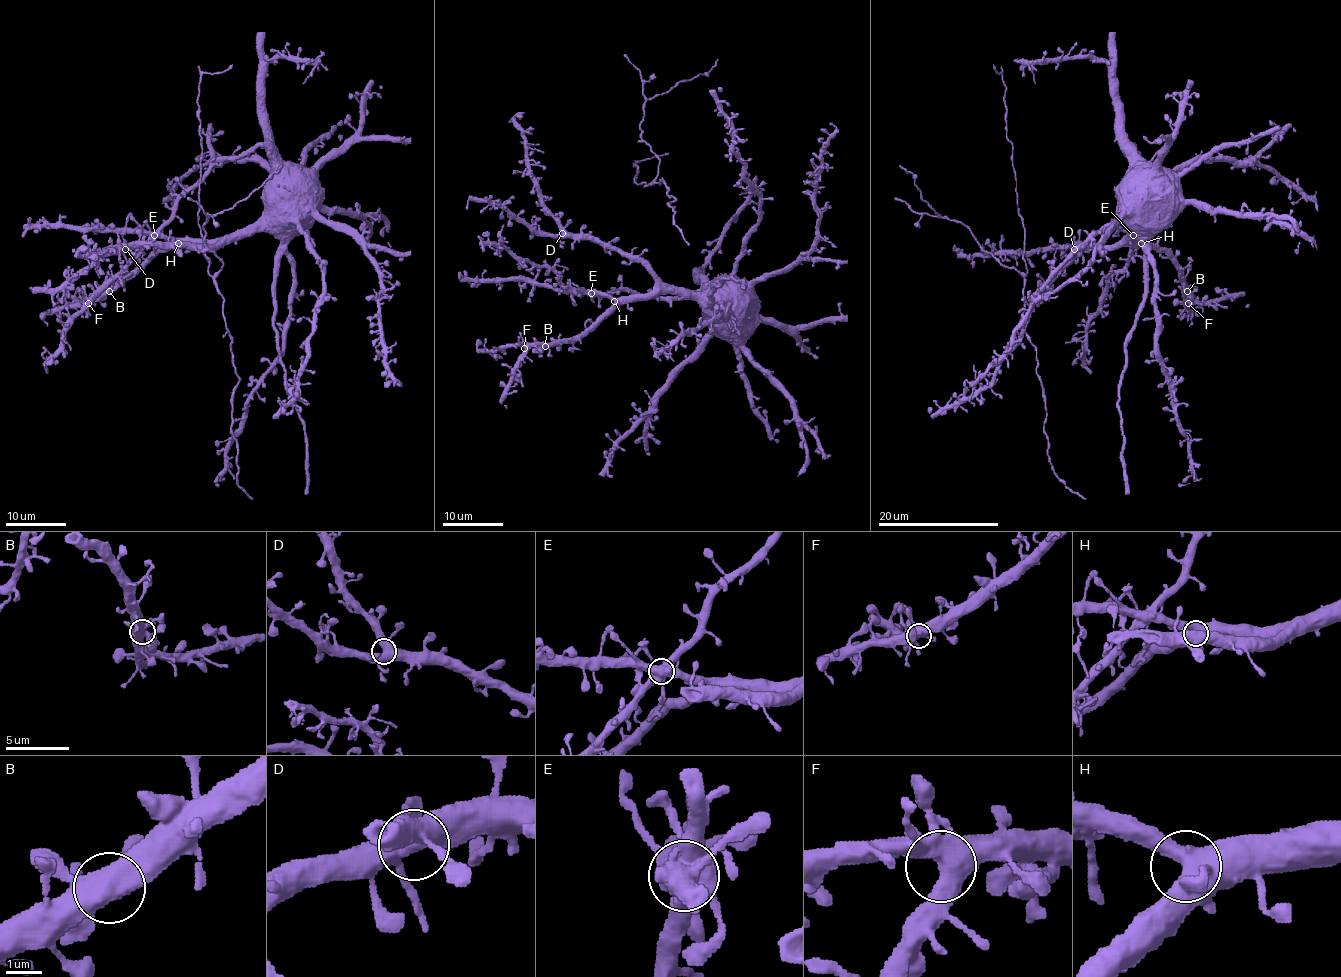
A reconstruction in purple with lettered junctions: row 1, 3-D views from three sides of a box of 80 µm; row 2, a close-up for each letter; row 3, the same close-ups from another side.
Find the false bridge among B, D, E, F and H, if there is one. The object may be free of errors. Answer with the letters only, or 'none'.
none

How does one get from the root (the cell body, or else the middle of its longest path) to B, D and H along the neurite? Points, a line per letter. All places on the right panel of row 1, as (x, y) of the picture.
B: (1128, 185), (1126, 202), (1135, 215), (1134, 238), (1161, 249), (1176, 264), (1187, 291)
D: (1128, 185), (1126, 202), (1135, 215), (1135, 226), (1114, 244), (1074, 249)
H: (1128, 185), (1126, 202), (1135, 215), (1134, 238), (1141, 243)

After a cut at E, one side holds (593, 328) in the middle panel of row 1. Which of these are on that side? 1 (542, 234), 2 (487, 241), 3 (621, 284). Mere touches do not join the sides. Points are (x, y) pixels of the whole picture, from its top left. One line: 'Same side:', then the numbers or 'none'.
Same side: 1

